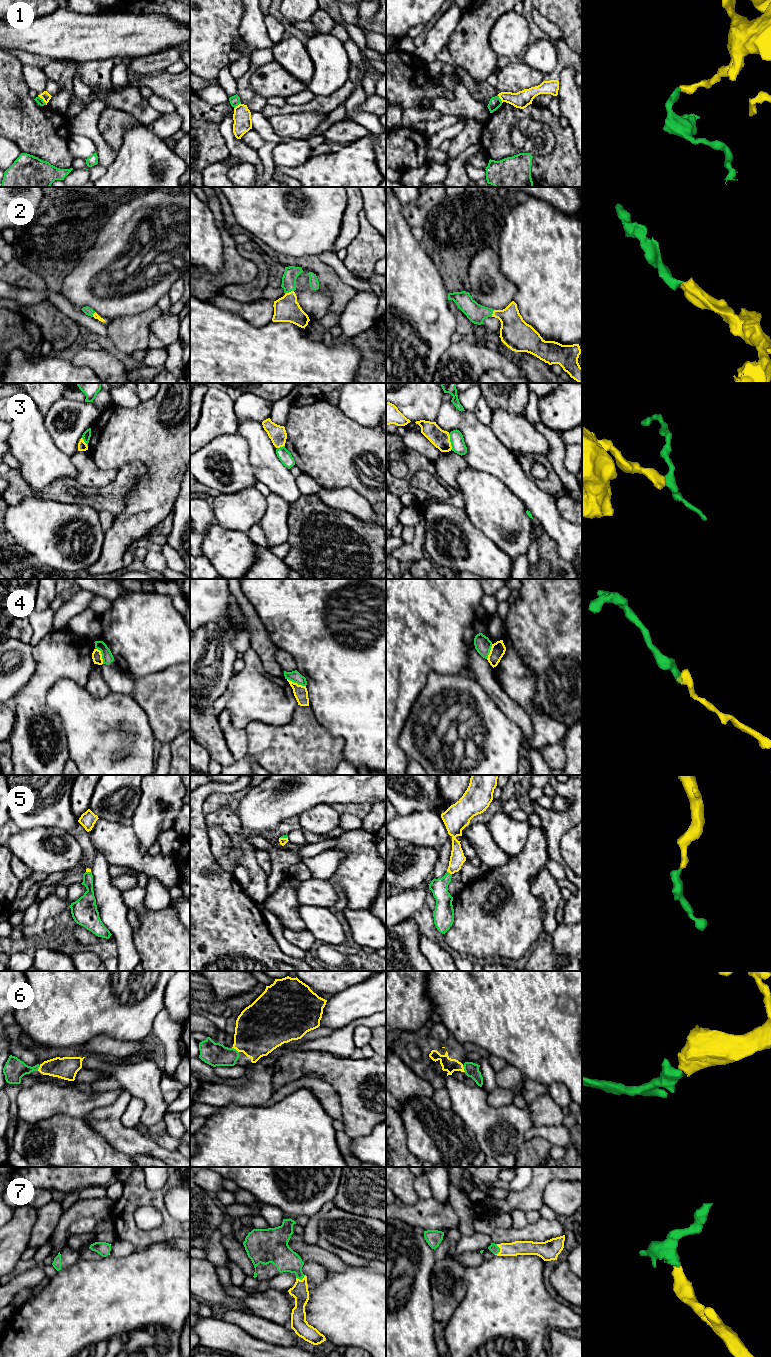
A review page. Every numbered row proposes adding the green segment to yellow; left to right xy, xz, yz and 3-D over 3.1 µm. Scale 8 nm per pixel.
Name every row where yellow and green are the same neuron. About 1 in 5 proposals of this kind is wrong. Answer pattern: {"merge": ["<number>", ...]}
{"merge": ["2", "3", "4", "5", "6", "7"]}

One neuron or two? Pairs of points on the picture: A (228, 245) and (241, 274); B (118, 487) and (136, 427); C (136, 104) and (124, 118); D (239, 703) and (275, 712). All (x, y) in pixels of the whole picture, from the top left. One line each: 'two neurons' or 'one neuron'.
A: one neuron
B: two neurons
C: two neurons
D: one neuron

